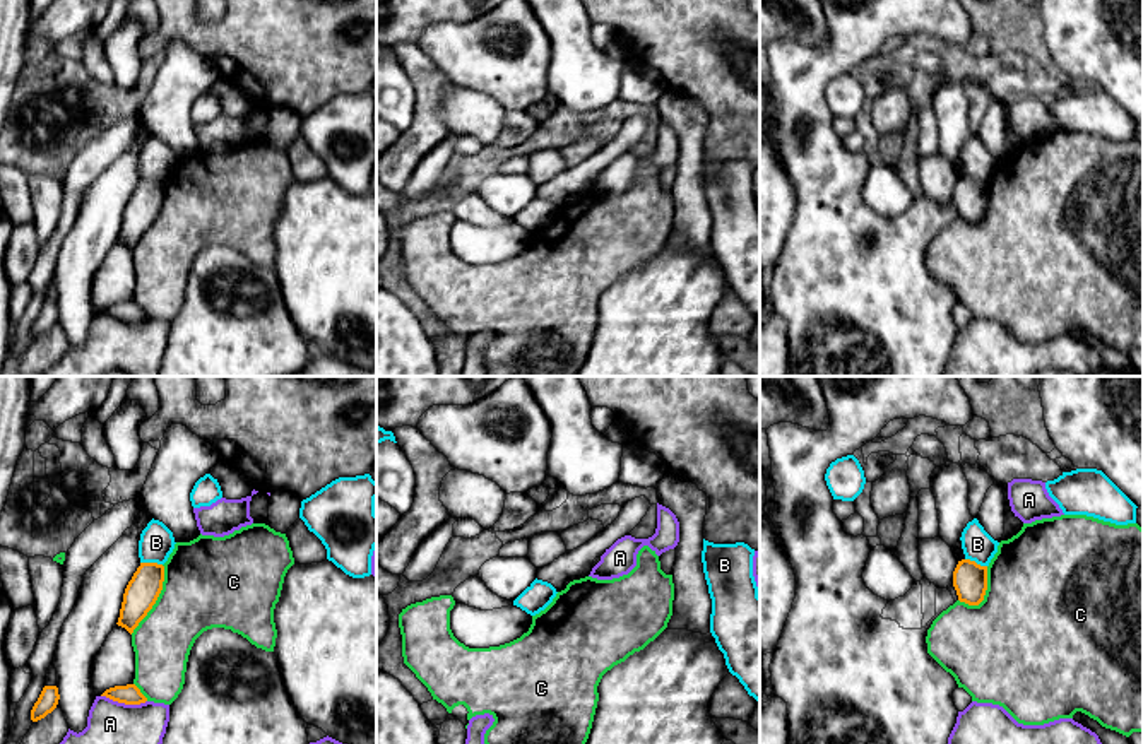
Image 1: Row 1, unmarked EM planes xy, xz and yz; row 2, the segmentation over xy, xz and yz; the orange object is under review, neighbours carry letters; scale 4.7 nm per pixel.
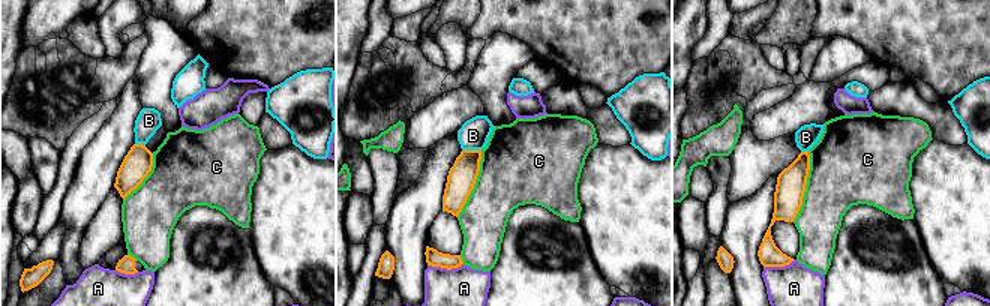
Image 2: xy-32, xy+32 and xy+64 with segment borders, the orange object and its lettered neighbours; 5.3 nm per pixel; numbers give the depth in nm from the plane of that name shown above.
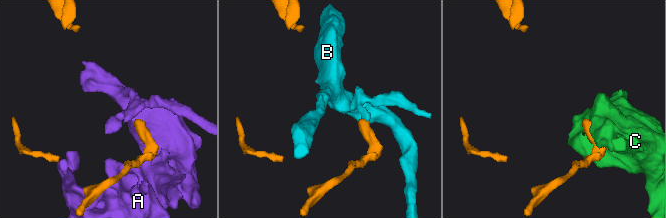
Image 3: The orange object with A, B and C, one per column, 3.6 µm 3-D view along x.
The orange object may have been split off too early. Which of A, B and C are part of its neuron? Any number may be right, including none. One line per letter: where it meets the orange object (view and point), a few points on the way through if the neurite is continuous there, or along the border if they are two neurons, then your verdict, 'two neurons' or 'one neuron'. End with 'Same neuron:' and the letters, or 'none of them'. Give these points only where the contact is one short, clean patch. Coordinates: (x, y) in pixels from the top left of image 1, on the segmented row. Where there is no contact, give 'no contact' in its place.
A: contact xy (124, 702); two neurons
B: contact xy (151, 563); border xy (141, 561), (161, 565); two neurons
C: contact xy (156, 599); two neurons
Same neuron: none of them

